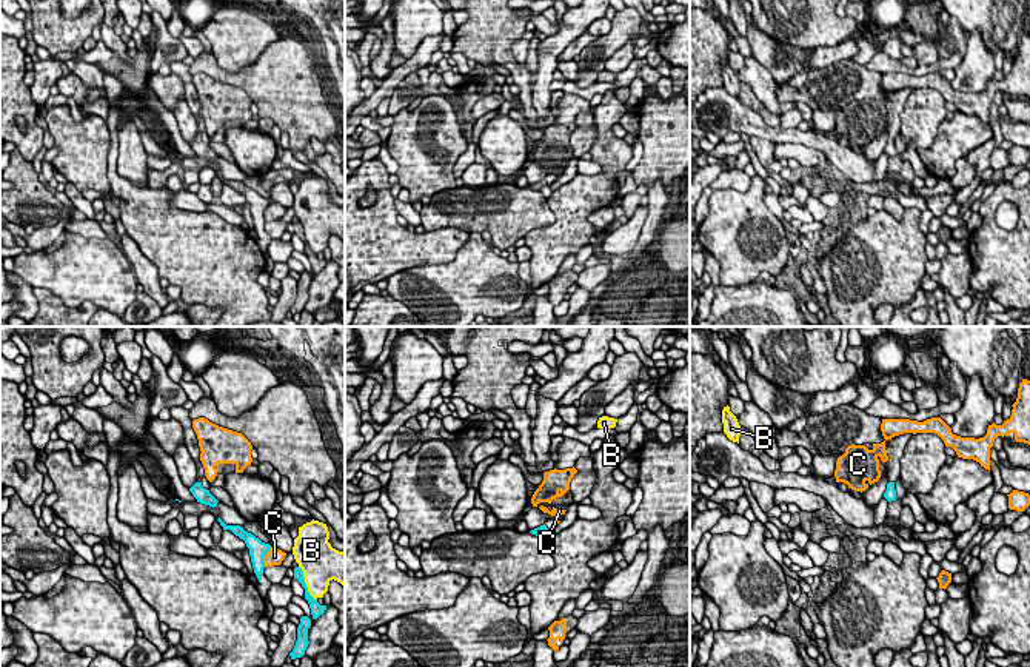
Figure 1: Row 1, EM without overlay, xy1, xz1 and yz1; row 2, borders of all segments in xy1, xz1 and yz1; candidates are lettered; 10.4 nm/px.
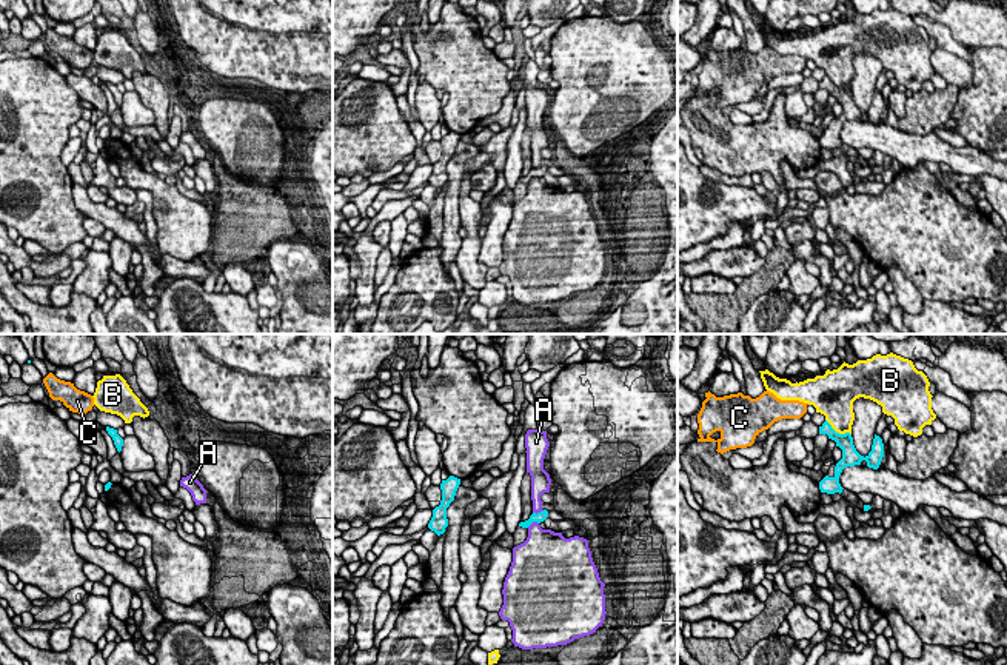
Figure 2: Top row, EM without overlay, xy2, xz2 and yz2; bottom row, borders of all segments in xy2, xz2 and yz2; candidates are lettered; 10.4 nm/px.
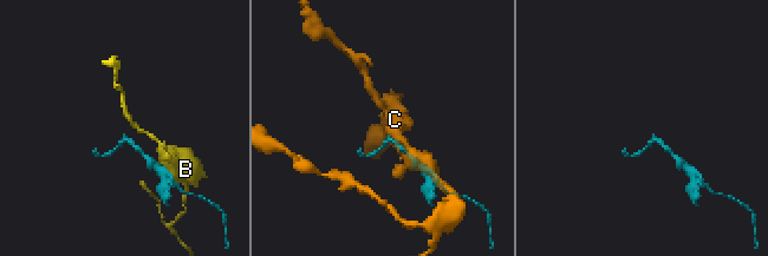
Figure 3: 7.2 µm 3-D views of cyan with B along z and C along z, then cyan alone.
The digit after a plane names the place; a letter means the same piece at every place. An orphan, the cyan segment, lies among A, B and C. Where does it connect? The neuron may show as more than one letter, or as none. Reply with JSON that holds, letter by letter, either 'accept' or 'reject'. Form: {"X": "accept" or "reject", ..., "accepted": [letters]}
{"A": "reject", "B": "reject", "C": "reject", "accepted": []}

